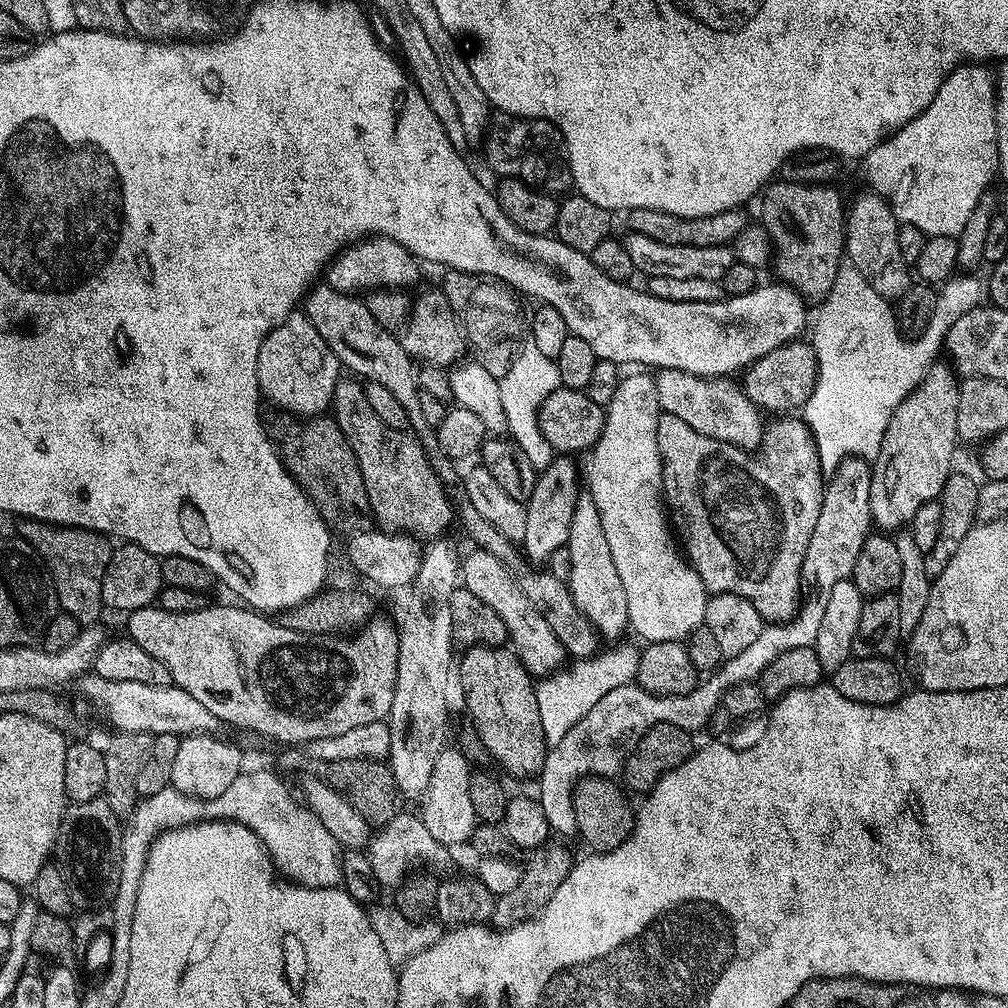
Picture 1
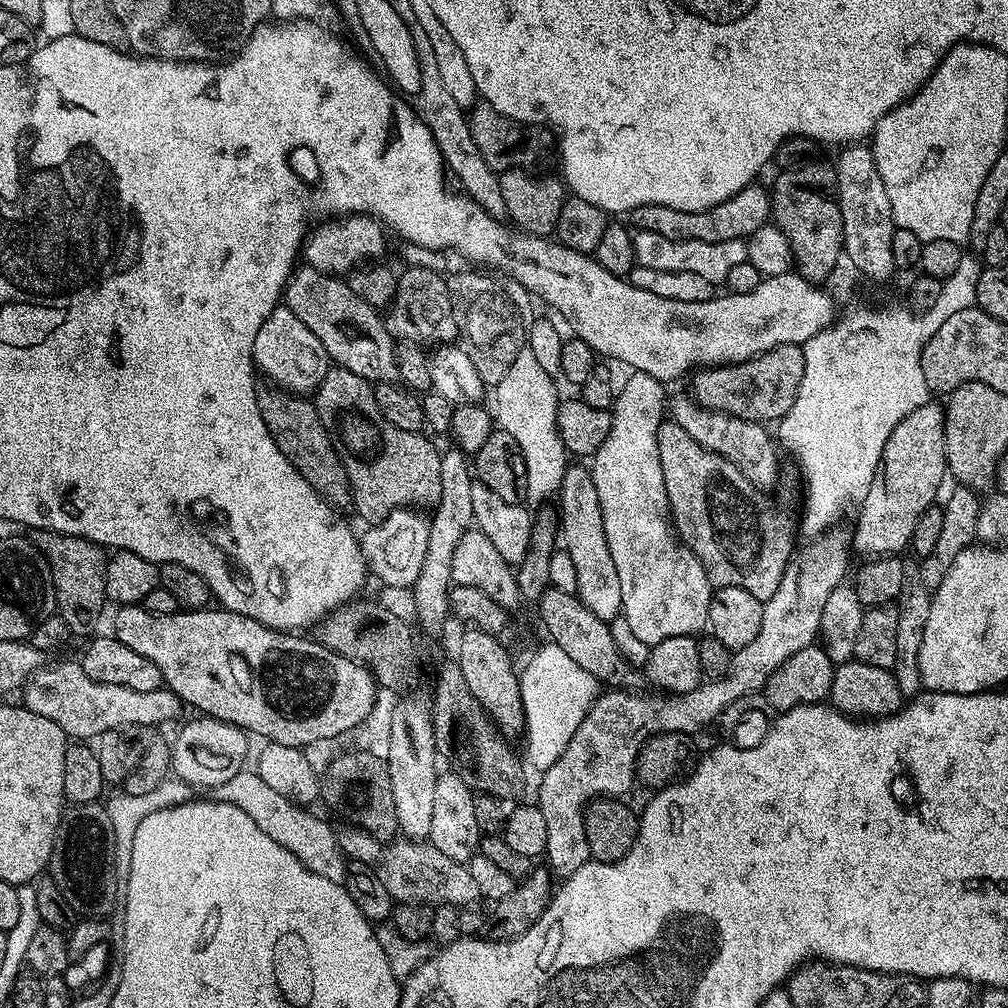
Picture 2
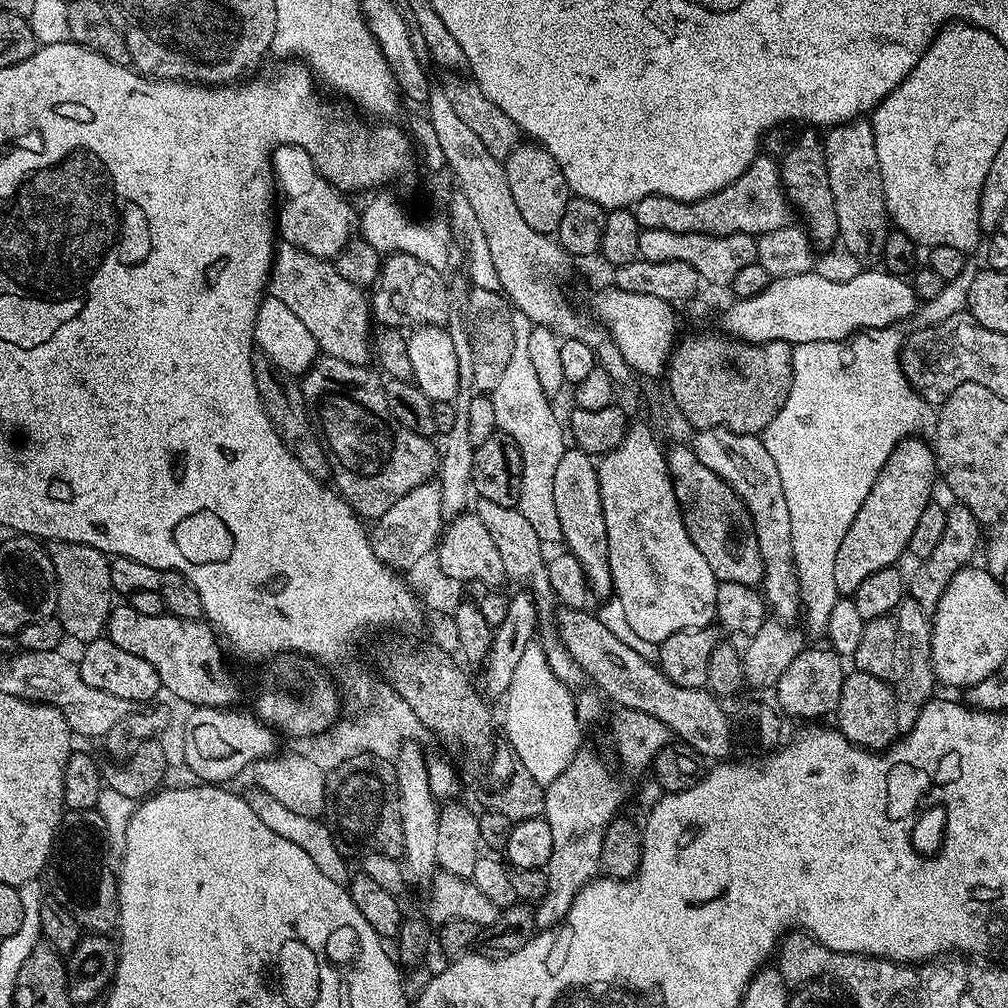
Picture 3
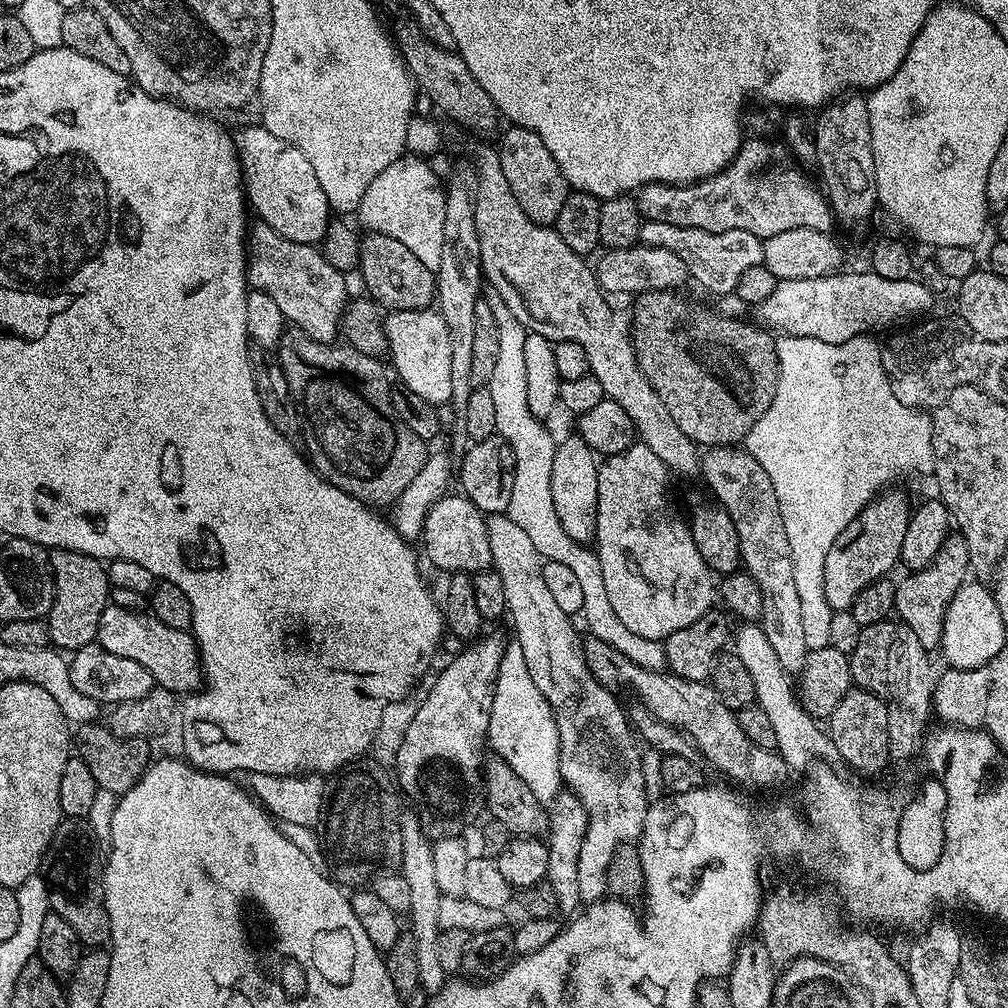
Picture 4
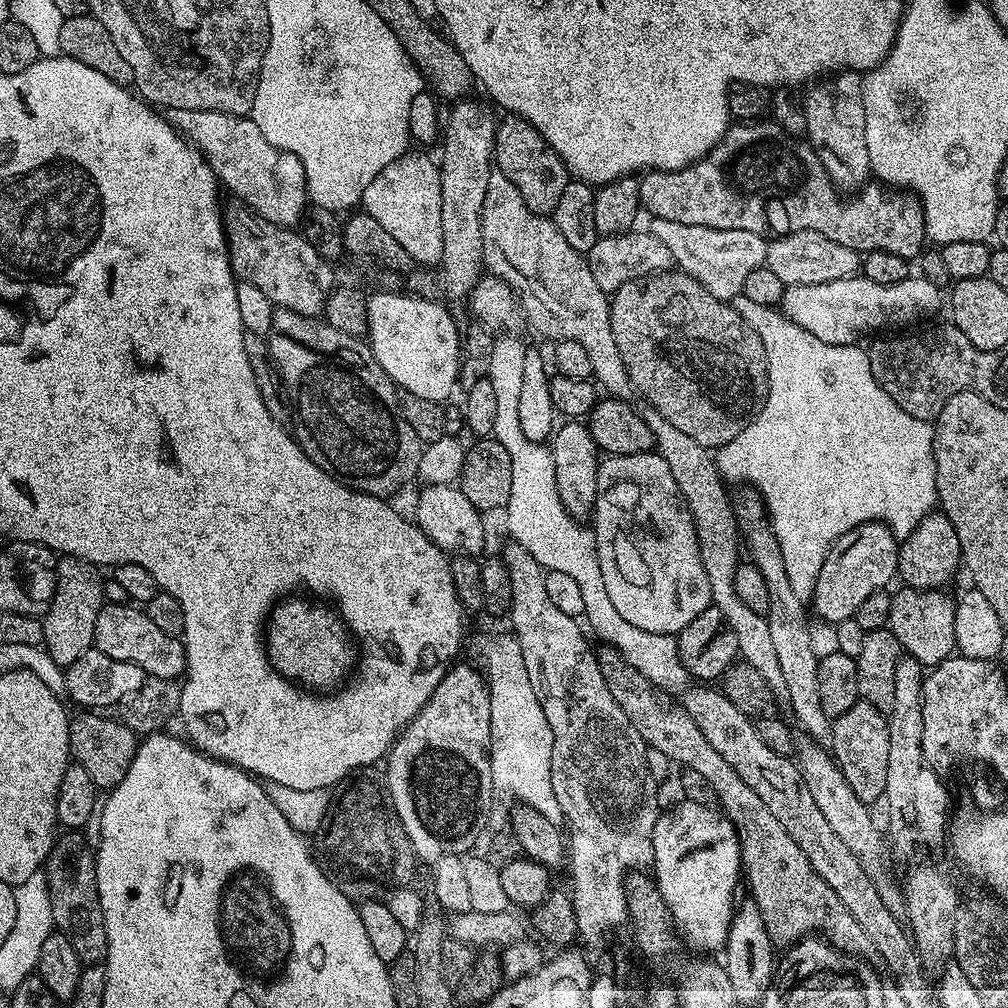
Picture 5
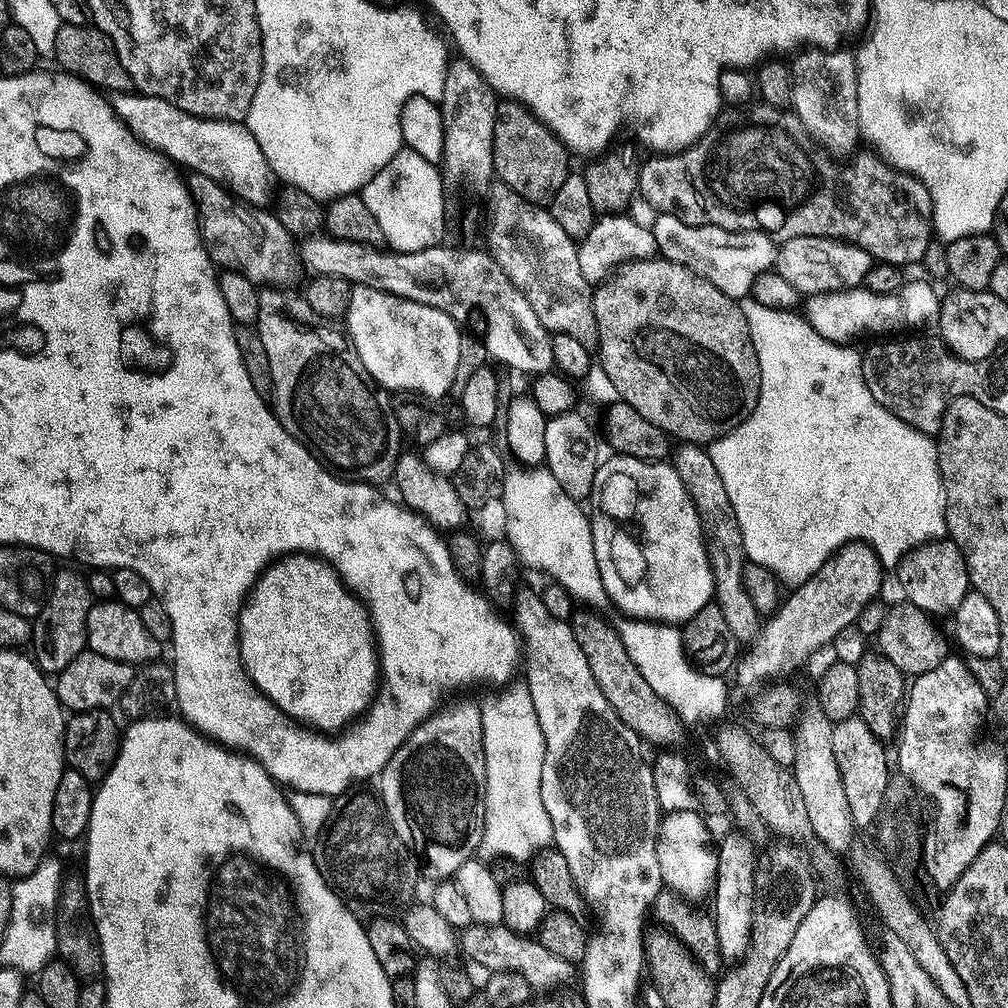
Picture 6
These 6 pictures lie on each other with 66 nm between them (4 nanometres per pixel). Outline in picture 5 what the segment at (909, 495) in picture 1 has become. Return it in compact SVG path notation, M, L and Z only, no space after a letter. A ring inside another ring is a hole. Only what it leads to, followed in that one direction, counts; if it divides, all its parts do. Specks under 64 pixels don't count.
M879 520L854 526L842 534L832 544L831 550L822 562L822 570L816 579L816 585L810 597L810 608L832 626L843 620L851 620L856 615L858 606L870 598L870 594L887 589L888 583L897 579L898 537Z

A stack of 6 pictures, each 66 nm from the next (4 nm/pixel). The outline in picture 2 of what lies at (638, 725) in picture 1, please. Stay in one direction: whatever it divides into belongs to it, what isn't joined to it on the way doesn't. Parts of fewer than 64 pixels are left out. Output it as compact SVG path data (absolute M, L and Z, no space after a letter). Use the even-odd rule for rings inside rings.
M829 530L809 543L812 545L800 560L792 596L777 594L765 601L757 637L733 653L731 666L720 681L706 680L692 691L658 698L613 688L597 697L558 762L545 767L538 788L536 805L545 816L546 825L545 857L555 877L570 877L591 859L585 832L587 806L597 798L623 797L632 784L635 785L637 754L648 737L659 733L697 734L714 724L730 702L761 691L778 666L817 641L823 607L833 590L847 579L852 555L851 535L840 531Z

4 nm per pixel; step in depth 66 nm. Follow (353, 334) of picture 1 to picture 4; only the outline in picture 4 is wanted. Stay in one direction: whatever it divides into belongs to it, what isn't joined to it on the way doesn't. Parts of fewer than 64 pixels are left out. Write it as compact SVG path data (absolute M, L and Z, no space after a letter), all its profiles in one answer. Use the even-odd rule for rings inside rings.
M259 222L253 224L246 240L249 285L257 292L270 294L270 299L278 305L278 310L282 310L284 319L289 325L295 326L311 340L323 344L333 343L341 335L344 310L348 307L350 299L348 284L344 281L347 280L345 273L330 266L317 245L290 242L290 238L282 238L282 234L278 234L278 230L270 230L270 226Z

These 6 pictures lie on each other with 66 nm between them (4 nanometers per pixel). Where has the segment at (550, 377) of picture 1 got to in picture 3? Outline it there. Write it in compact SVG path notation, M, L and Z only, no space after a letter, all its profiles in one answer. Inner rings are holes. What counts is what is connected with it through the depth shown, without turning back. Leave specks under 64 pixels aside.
M517 350L513 353L510 362L506 362L502 379L490 395L494 402L497 429L514 438L522 454L522 482L516 507L522 518L534 526L534 534L538 534L545 545L555 540L556 543L563 541L562 526L558 526L558 510L554 510L554 470L566 447L566 432L562 420L552 413L553 401L542 390L528 351Z

